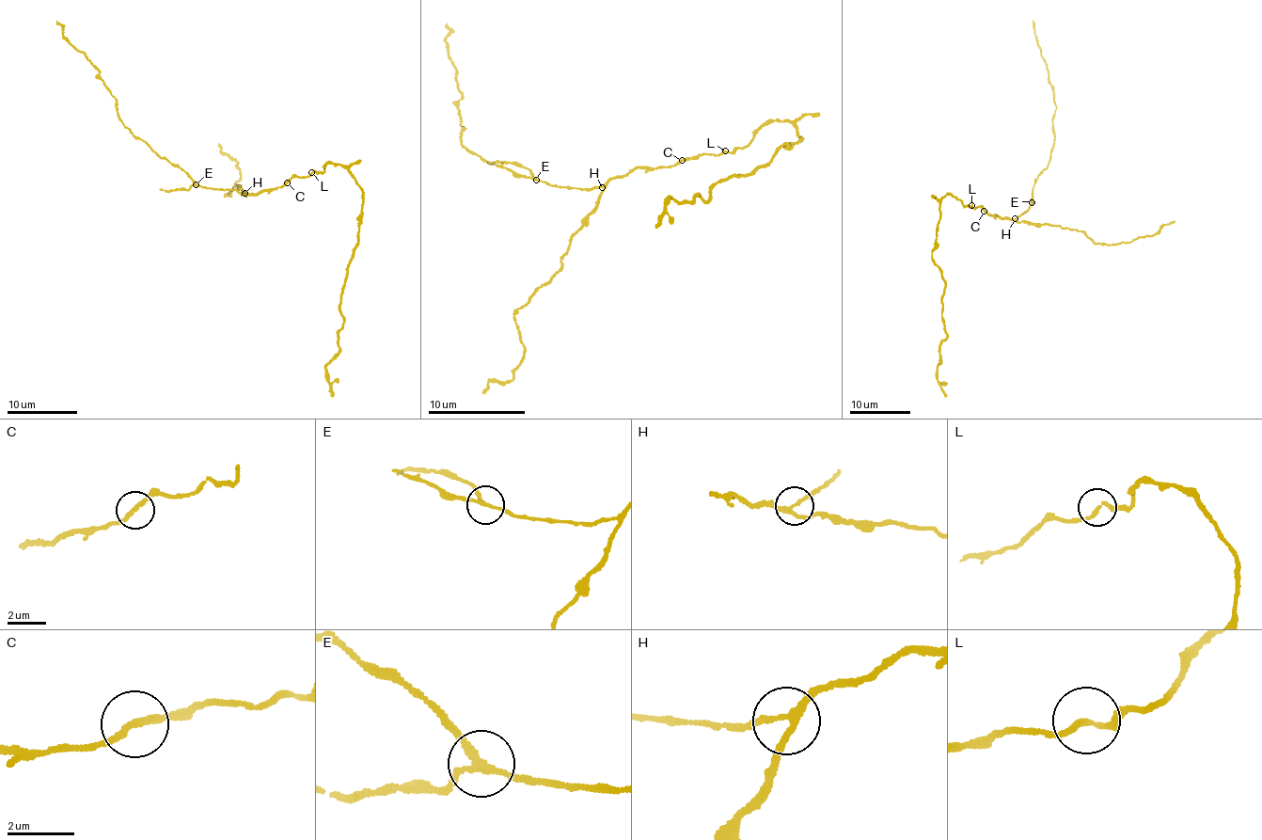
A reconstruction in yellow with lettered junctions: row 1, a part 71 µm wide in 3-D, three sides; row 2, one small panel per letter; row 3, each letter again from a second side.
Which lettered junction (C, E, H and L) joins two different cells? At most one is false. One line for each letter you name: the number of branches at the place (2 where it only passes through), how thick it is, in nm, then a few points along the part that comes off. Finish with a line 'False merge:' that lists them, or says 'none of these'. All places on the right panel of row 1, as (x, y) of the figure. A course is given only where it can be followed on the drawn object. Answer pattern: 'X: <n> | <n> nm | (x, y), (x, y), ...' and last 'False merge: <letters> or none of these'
E: 3 | 150 nm | (1033, 201), (1033, 186), (1047, 166), (1054, 138), (1051, 128), (1053, 90), (1033, 20)
False merge: E

